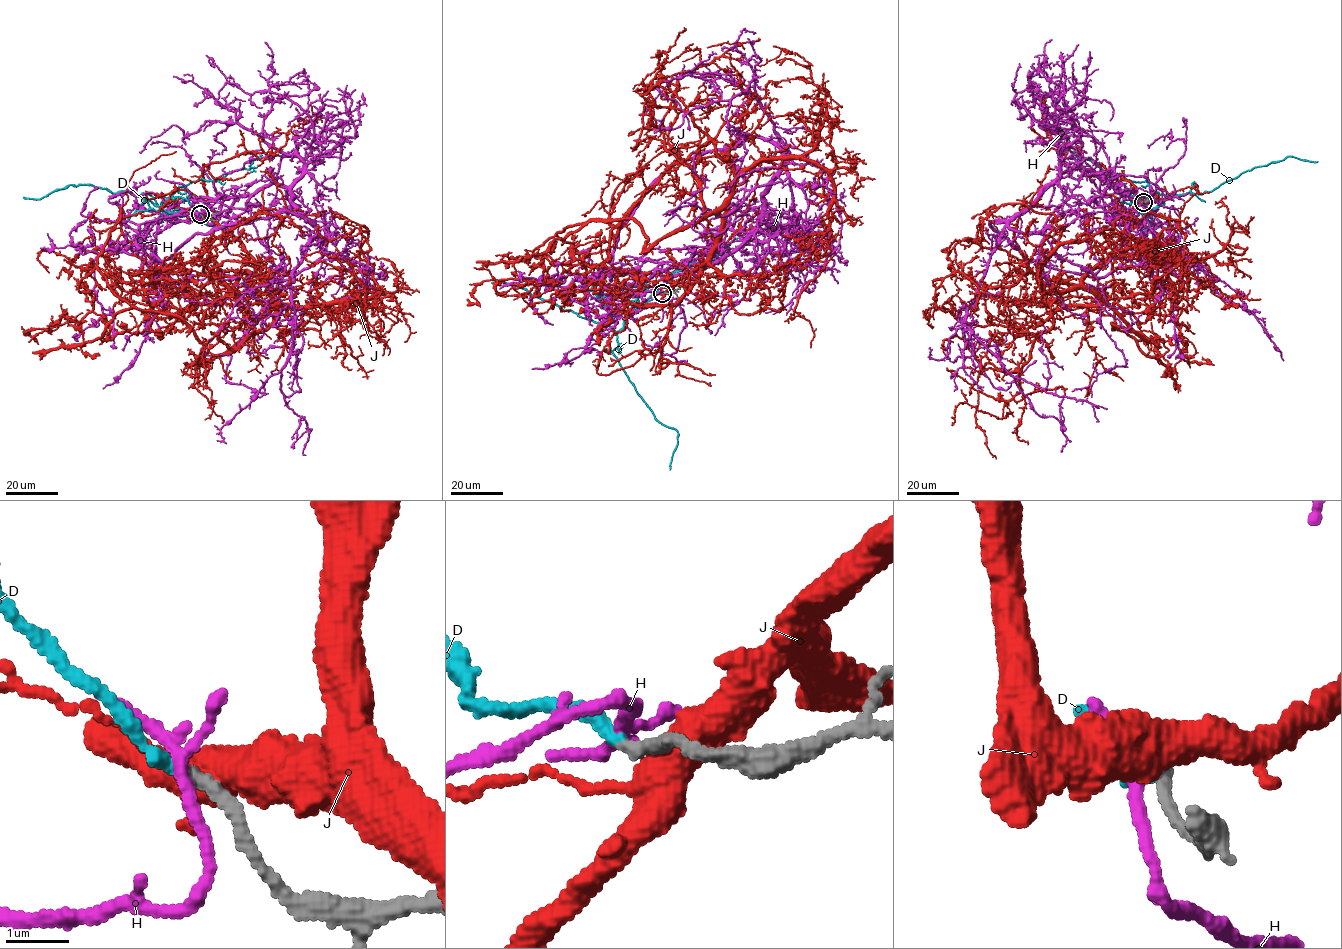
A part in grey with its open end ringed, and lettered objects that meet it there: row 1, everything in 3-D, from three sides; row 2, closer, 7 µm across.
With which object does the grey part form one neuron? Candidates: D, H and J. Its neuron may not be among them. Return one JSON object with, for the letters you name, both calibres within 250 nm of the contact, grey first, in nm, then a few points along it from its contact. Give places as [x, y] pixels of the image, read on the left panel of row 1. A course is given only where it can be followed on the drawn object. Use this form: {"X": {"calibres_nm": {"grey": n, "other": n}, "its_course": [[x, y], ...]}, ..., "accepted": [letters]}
{"D": {"calibres_nm": {"grey": 240, "other": 190}, "its_course": [[200, 214], [180, 197], [155, 206], [150, 195], [141, 194], [162, 215], [196, 219], [229, 232], [226, 246]]}, "accepted": ["D"]}

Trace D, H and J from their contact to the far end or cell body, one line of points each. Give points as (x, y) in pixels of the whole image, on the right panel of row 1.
D: (1143, 202), (1132, 196), (1153, 191), (1178, 196), (1194, 182), (1200, 194), (1289, 156), (1318, 161)
H: (1142, 202), (1075, 167), (1009, 222), (1095, 276), (1100, 324), (1125, 365), (1072, 391)
J: (1143, 202), (1083, 285), (1158, 343), (1114, 331), (1116, 304), (1144, 322), (1170, 316), (1184, 361), (1202, 357)

